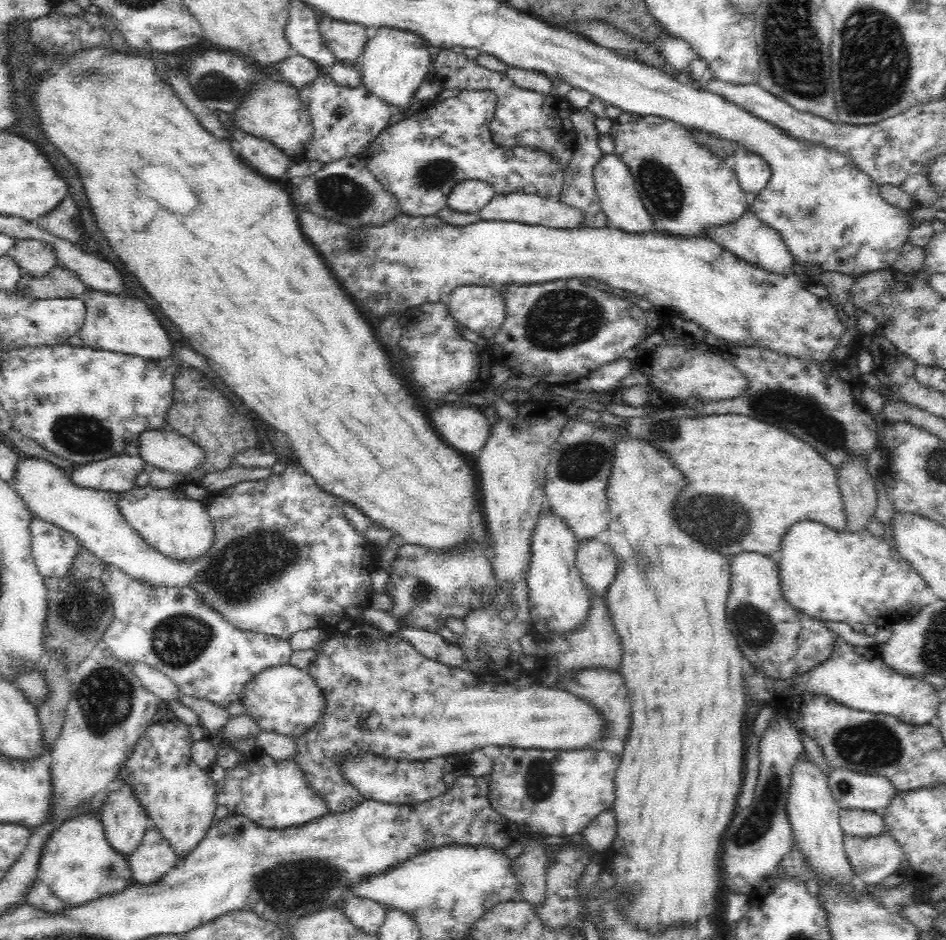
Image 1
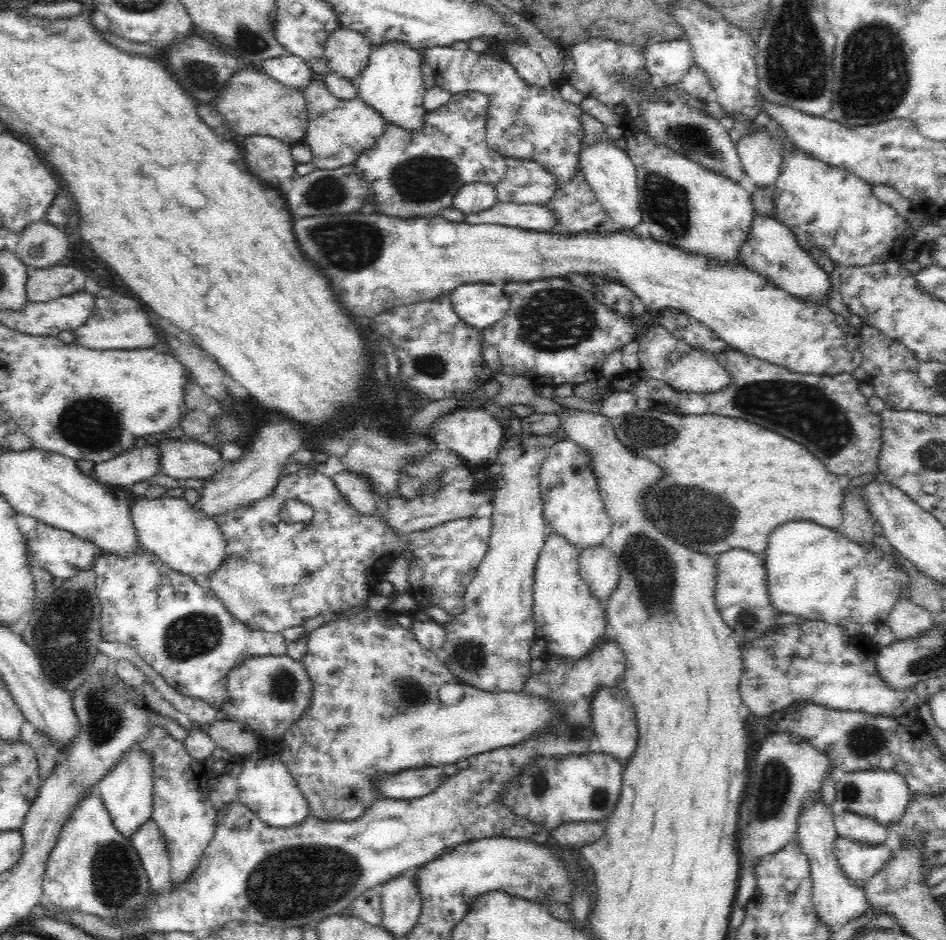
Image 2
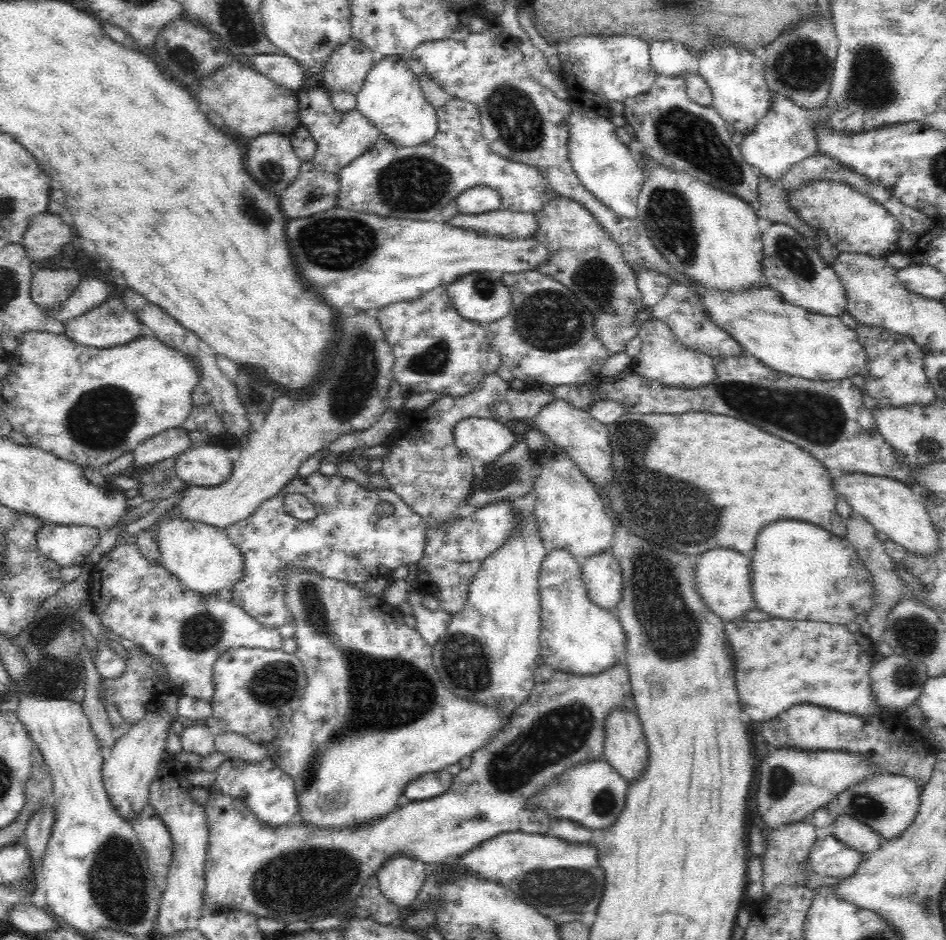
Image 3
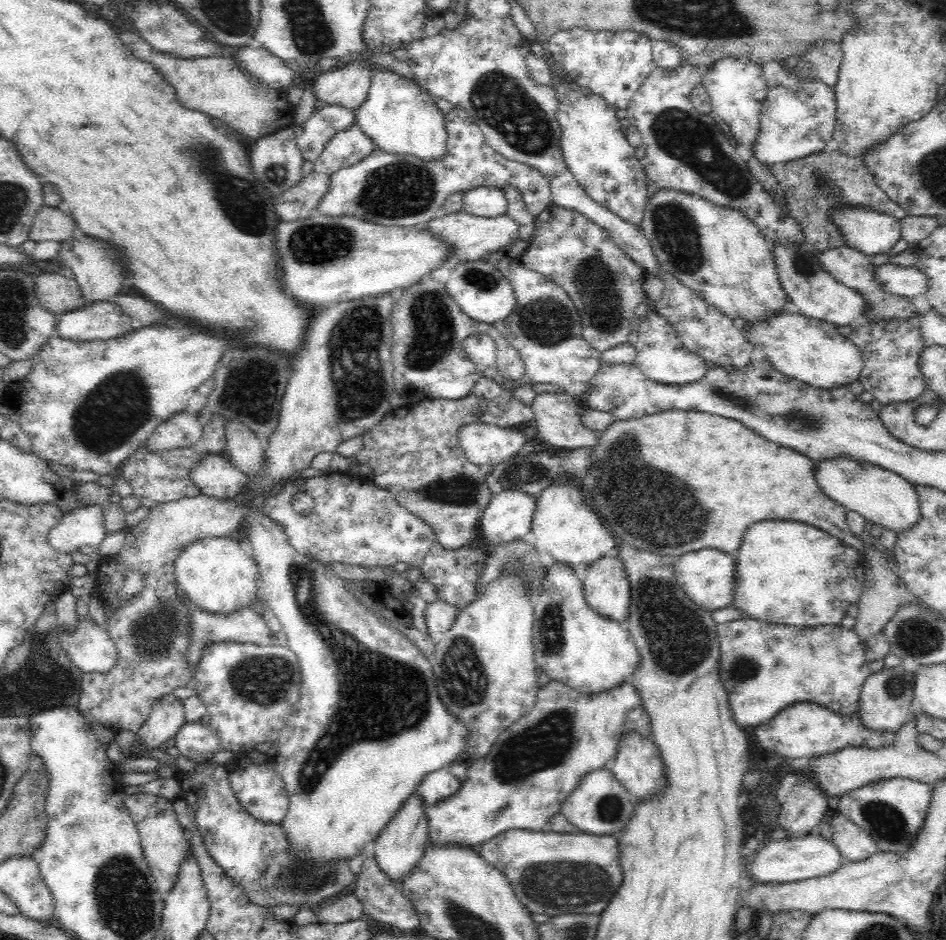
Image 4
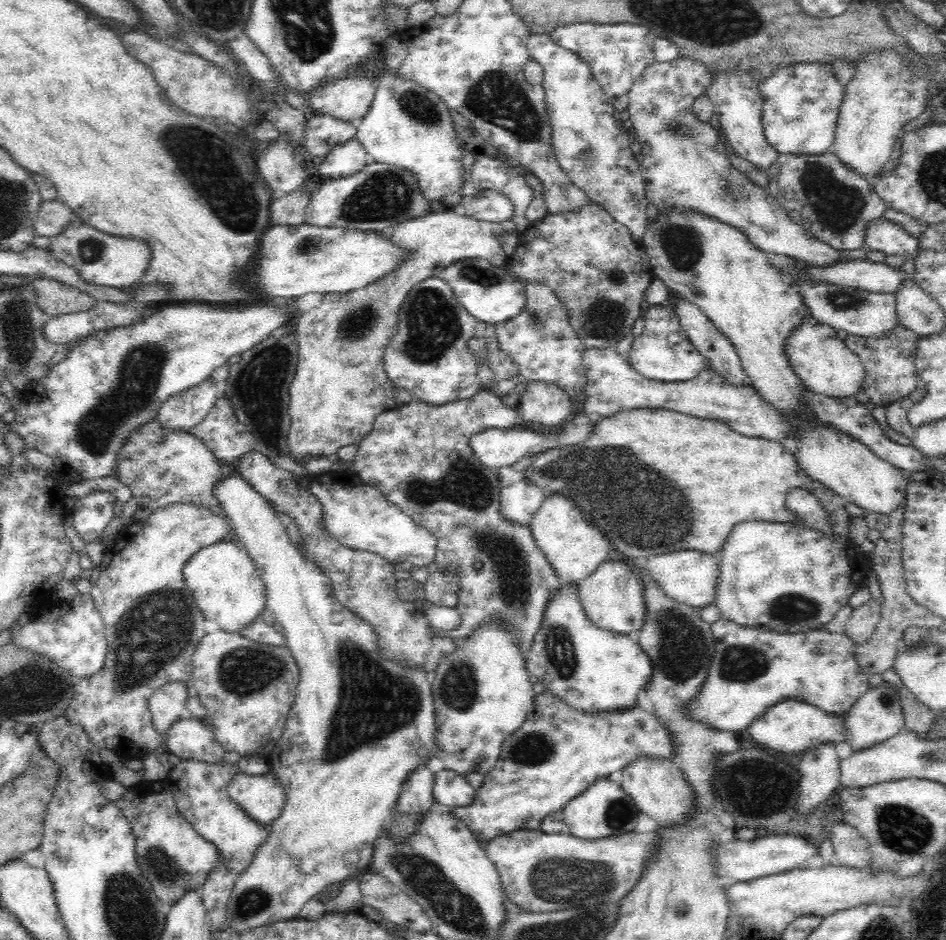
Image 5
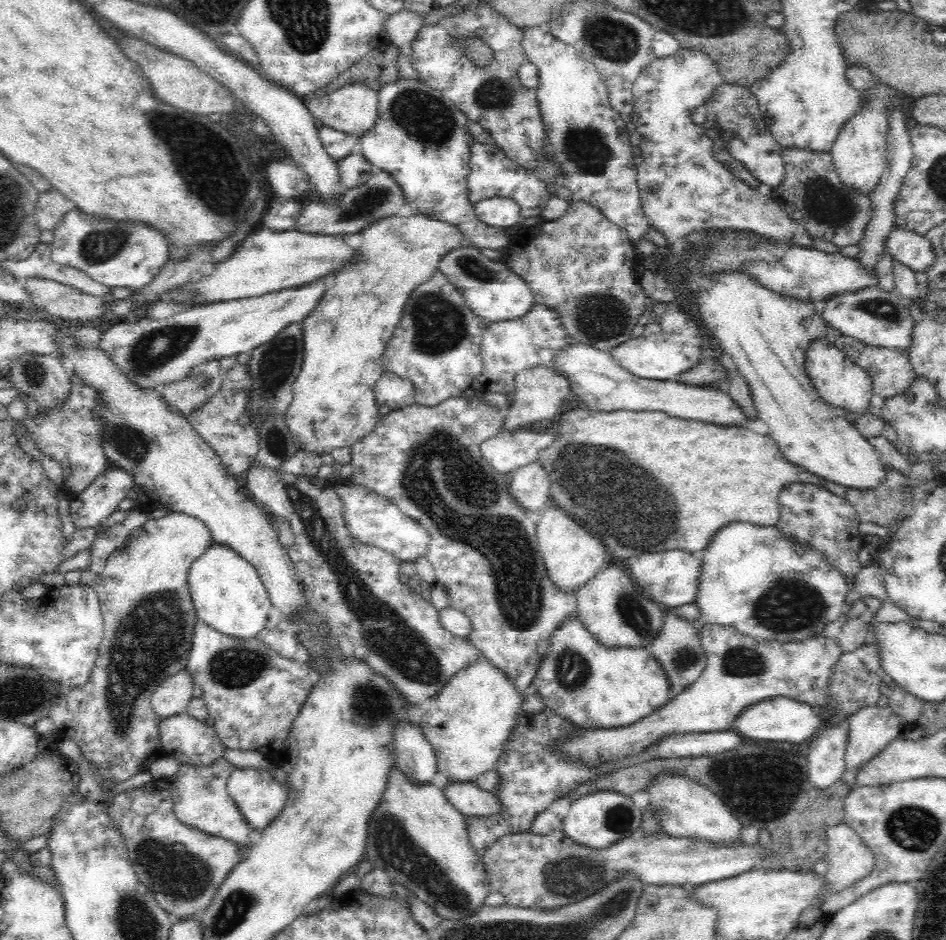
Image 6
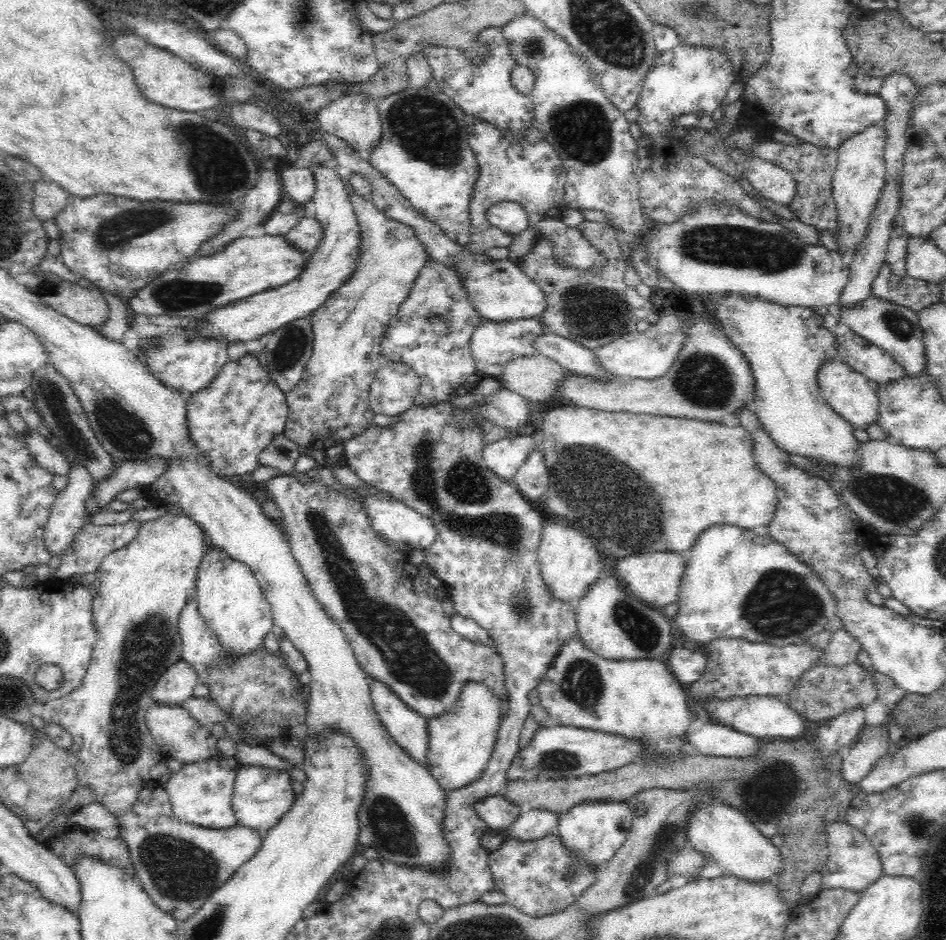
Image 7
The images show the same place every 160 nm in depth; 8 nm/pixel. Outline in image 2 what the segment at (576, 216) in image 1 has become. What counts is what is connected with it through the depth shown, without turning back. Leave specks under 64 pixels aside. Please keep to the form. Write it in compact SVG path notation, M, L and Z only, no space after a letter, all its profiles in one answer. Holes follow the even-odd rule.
M497 202L490 210L465 214L464 222L520 227L522 230L546 232L556 225L556 218L547 206L525 206L520 203Z

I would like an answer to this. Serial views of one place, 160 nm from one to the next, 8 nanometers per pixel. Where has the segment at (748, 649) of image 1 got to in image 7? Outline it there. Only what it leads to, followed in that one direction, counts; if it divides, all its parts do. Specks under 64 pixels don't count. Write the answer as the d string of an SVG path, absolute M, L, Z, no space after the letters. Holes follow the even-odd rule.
M658 551L655 553L640 554L640 556L628 556L616 562L616 568L610 570L624 586L625 590L642 601L644 604L654 604L656 606L673 606L678 598L678 588L680 588L680 578L684 572L685 555L673 553L672 551Z

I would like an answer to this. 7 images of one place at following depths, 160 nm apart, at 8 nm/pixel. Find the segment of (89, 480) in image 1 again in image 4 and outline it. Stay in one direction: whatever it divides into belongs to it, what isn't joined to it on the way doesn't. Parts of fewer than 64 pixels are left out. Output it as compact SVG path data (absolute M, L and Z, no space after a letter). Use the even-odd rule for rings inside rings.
M200 408L200 410L198 410L196 412L190 412L190 411L182 410L182 412L176 412L176 414L172 414L172 416L170 416L170 418L168 418L168 420L164 420L164 422L160 422L161 424L156 428L156 430L154 430L154 433L152 433L149 436L149 438L145 441L145 445L150 450L170 450L170 448L180 448L180 446L190 446L190 447L192 447L199 440L201 440L200 436L202 436L202 433L203 433L203 426L202 426L202 423L200 422L200 419L199 419L199 412L200 411L201 411L201 408Z

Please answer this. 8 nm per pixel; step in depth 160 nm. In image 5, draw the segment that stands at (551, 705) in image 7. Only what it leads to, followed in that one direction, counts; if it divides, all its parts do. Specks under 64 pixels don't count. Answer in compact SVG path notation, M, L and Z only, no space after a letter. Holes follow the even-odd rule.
M565 583L548 603L544 624L528 654L527 672L555 698L576 711L596 714L629 711L639 702L639 693L650 686L654 665L640 650L638 641L597 628L586 617L577 593L570 595Z

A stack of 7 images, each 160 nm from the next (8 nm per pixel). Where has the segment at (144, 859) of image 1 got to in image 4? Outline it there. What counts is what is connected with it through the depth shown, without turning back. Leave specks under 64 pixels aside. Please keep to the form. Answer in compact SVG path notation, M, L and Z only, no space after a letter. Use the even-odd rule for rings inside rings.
M138 793L127 796L124 802L139 832L143 855L150 874L157 882L157 890L164 901L176 884L182 863L188 855L192 855L187 831L176 818L174 801L154 794Z

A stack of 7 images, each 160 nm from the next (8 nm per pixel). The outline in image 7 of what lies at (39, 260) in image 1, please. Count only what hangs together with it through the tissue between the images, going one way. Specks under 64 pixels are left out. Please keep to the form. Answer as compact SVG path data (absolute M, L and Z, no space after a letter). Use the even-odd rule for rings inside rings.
M42 178L33 188L33 212L44 222L55 217L66 207L69 192L52 181Z

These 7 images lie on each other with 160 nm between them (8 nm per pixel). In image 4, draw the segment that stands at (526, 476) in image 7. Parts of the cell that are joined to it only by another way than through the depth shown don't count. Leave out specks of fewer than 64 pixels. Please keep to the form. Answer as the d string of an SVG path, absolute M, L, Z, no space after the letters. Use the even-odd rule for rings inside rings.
M509 486L493 495L480 519L481 540L498 544L518 540L518 537L530 538L531 520L536 512L536 498L536 495L528 494L519 486Z

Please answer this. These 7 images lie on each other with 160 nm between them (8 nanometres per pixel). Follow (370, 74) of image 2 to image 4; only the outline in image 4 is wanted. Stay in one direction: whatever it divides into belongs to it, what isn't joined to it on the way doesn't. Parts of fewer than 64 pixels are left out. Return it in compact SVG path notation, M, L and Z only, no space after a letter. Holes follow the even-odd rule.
M376 69L369 95L356 114L356 123L368 135L376 150L391 156L414 156L421 162L438 162L448 154L445 114L434 99L413 79L400 76L388 69Z

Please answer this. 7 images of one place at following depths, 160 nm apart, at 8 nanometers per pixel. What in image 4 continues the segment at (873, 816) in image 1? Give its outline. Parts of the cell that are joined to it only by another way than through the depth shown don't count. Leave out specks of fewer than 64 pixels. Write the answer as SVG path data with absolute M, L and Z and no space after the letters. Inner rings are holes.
M833 811L830 821L831 841L838 849L843 862L860 862L877 853L876 843L868 832L850 822L844 815Z

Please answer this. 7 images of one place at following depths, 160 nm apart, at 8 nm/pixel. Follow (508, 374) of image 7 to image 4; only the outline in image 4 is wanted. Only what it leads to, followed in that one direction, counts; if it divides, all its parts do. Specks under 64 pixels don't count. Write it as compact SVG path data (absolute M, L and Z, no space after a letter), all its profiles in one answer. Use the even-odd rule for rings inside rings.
M562 392L535 394L529 405L538 436L558 448L594 446L598 434L587 431L578 416L576 398Z

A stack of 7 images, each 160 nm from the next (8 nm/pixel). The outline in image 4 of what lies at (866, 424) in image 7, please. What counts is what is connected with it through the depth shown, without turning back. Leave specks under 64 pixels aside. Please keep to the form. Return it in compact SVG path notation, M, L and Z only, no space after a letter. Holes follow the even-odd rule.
M793 309L782 311L765 323L740 325L753 346L762 346L767 360L784 376L824 390L847 387L859 380L862 354L849 337L840 334L837 326L806 318Z

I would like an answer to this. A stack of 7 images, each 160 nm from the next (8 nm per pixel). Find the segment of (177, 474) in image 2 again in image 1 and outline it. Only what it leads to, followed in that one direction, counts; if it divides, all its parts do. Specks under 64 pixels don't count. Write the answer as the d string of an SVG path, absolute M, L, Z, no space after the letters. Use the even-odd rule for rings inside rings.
M169 428L142 433L138 440L139 454L148 467L170 474L189 475L207 460L206 453L195 442Z

